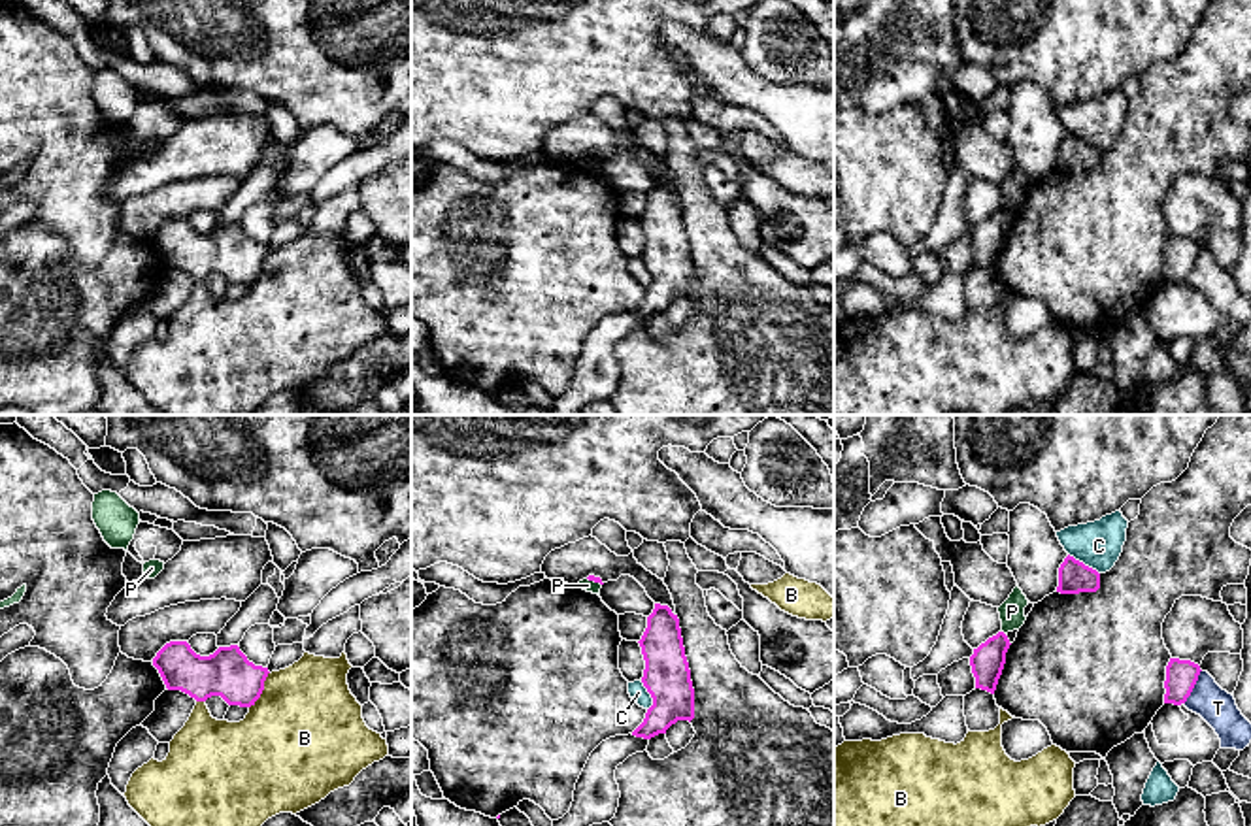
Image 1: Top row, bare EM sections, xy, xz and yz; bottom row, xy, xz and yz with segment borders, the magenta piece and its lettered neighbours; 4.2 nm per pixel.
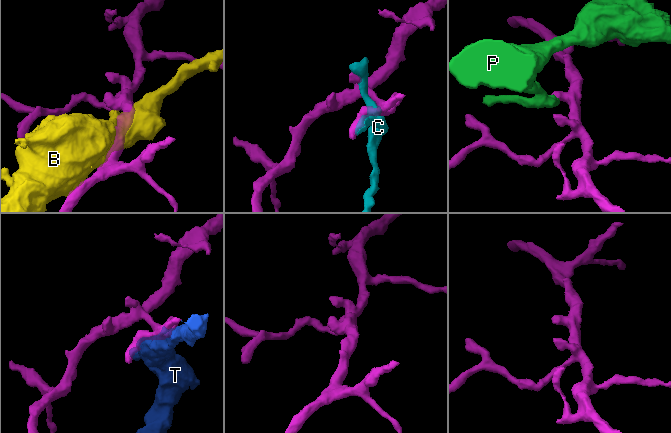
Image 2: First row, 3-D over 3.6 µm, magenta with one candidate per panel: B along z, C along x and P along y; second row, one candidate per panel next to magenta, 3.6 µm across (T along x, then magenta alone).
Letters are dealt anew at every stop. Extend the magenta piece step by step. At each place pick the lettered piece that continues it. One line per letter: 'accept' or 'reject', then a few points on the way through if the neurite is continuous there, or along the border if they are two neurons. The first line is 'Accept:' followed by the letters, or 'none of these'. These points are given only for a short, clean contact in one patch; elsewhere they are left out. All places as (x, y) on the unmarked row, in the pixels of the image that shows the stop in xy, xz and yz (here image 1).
Accept: none of these
B: reject
C: reject
P: reject; border xz (587, 155), (600, 163)
T: reject

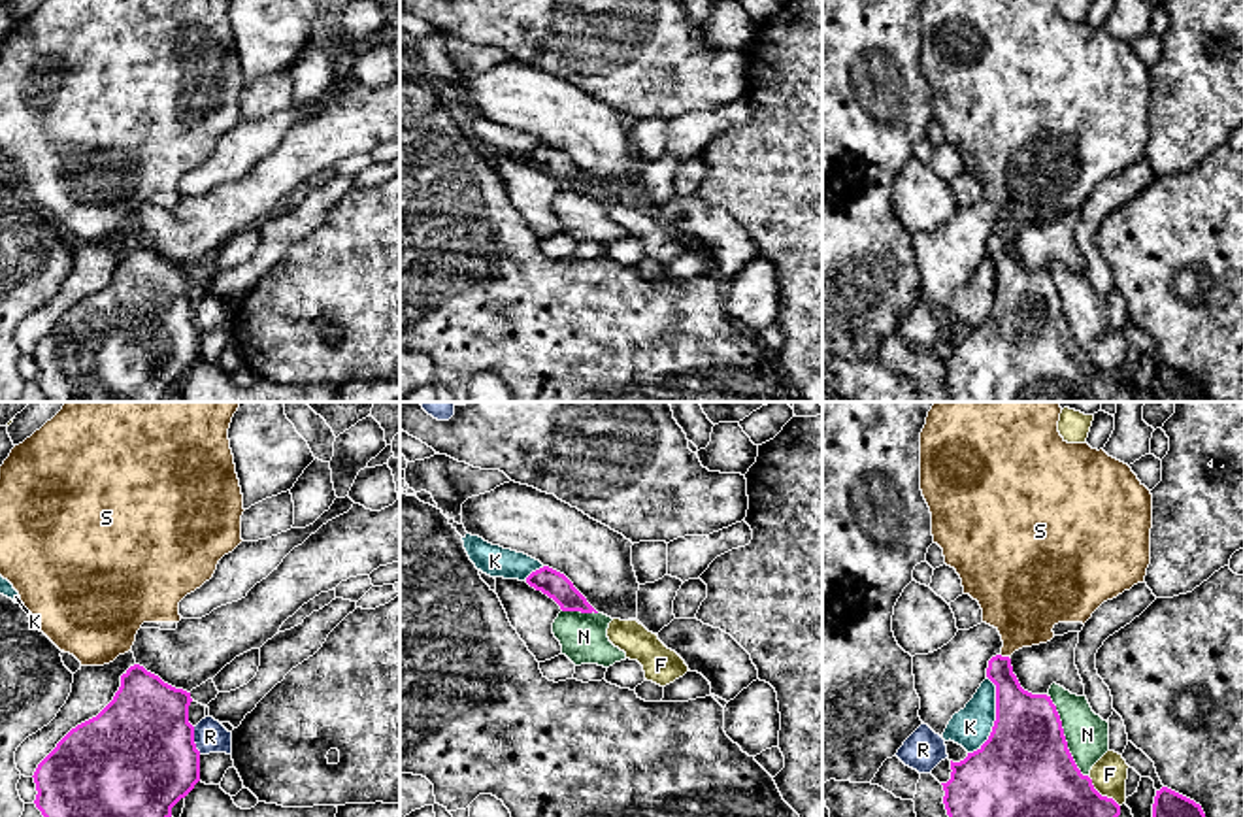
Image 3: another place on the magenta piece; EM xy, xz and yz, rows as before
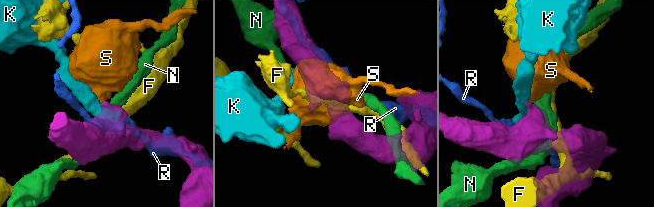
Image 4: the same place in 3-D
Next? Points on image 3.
Accept: S
F: reject
K: reject
N: reject
R: reject
S: accept; way yz (1019, 291), (1004, 257), (1004, 234), (1025, 195), (1025, 180)

